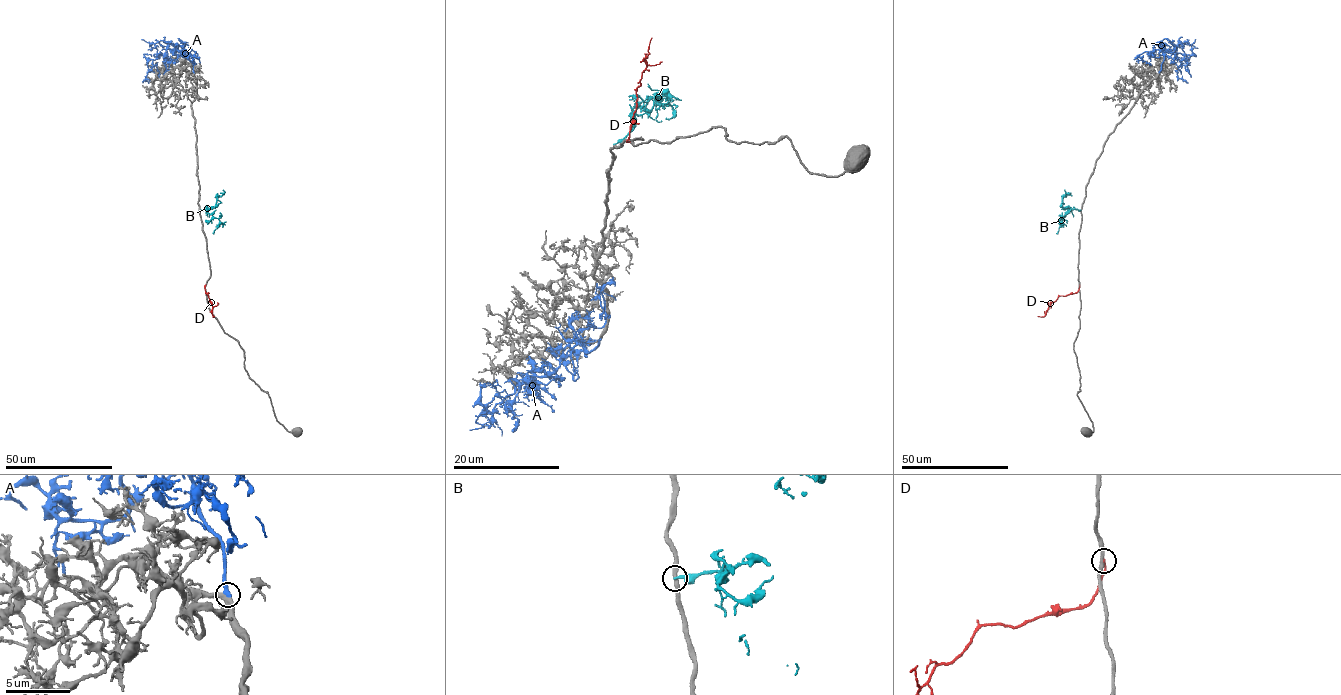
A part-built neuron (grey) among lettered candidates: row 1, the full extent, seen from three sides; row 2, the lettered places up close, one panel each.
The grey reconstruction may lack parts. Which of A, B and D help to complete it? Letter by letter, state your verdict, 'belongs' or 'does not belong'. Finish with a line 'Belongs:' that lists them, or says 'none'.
A: belongs
B: does not belong
D: does not belong
Belongs: A

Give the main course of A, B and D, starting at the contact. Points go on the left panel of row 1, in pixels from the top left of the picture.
A: (194, 72), (185, 50), (176, 52), (167, 49), (153, 60), (146, 78), (148, 83)
B: (199, 210), (215, 207), (217, 197), (223, 193), (220, 193)
D: (205, 285), (214, 316)

